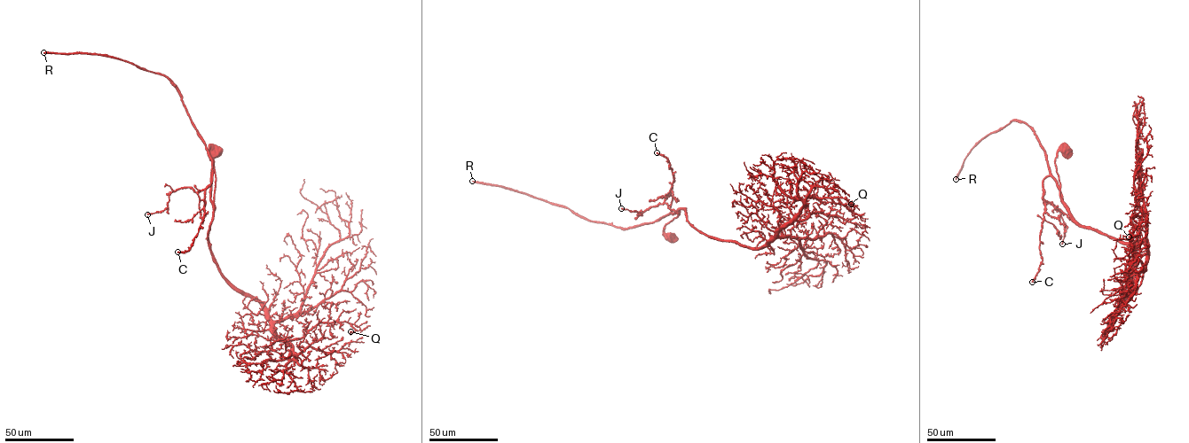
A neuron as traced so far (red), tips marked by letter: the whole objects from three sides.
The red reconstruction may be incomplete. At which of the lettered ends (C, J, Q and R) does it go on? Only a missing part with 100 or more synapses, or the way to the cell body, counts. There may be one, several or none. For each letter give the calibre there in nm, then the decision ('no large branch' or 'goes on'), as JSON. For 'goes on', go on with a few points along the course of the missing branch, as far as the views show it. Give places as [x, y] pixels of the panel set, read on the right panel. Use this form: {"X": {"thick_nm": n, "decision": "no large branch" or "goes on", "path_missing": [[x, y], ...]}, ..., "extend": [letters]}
{"C": {"thick_nm": 550, "decision": "no large branch"}, "J": {"thick_nm": 400, "decision": "no large branch"}, "Q": {"thick_nm": 400, "decision": "no large branch"}, "R": {"thick_nm": 420, "decision": "goes on", "path_missing": [[956, 179], [950, 194], [977, 283], [974, 355], [980, 370], [975, 389], [979, 408], [974, 408]]}, "extend": ["R"]}

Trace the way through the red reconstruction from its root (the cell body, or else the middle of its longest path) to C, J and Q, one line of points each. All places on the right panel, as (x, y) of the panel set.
C: (1065, 151), (1058, 151), (1055, 162), (1062, 201), (1058, 183), (1050, 176), (1043, 180), (1042, 261), (1032, 282)
J: (1065, 151), (1055, 162), (1062, 201), (1054, 179), (1043, 182), (1044, 199), (1064, 223), (1062, 244)
Q: (1065, 151), (1055, 163), (1066, 211), (1121, 242), (1145, 240), (1146, 267), (1129, 243), (1140, 223), (1129, 237)

